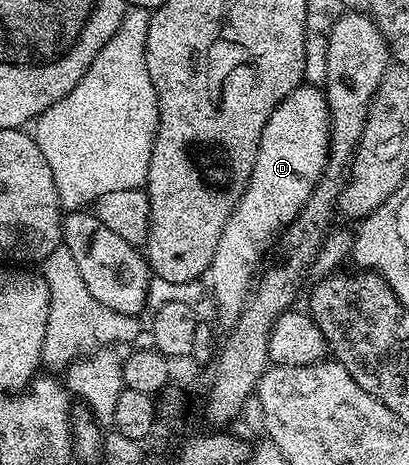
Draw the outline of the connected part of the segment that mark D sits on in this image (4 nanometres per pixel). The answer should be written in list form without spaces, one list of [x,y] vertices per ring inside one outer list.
[[[302,84],[274,108],[270,120],[266,120],[266,128],[262,128],[262,140],[258,144],[258,156],[254,160],[254,172],[250,172],[248,187],[236,201],[230,220],[226,220],[226,228],[222,228],[222,236],[218,236],[218,248],[214,248],[214,260],[208,265],[206,275],[210,287],[210,300],[216,305],[216,314],[224,328],[231,328],[244,311],[248,303],[254,279],[261,269],[260,261],[264,253],[272,246],[272,241],[298,216],[298,212],[310,200],[314,188],[324,175],[328,163],[328,145],[330,144],[330,112],[328,98],[318,86]]]

